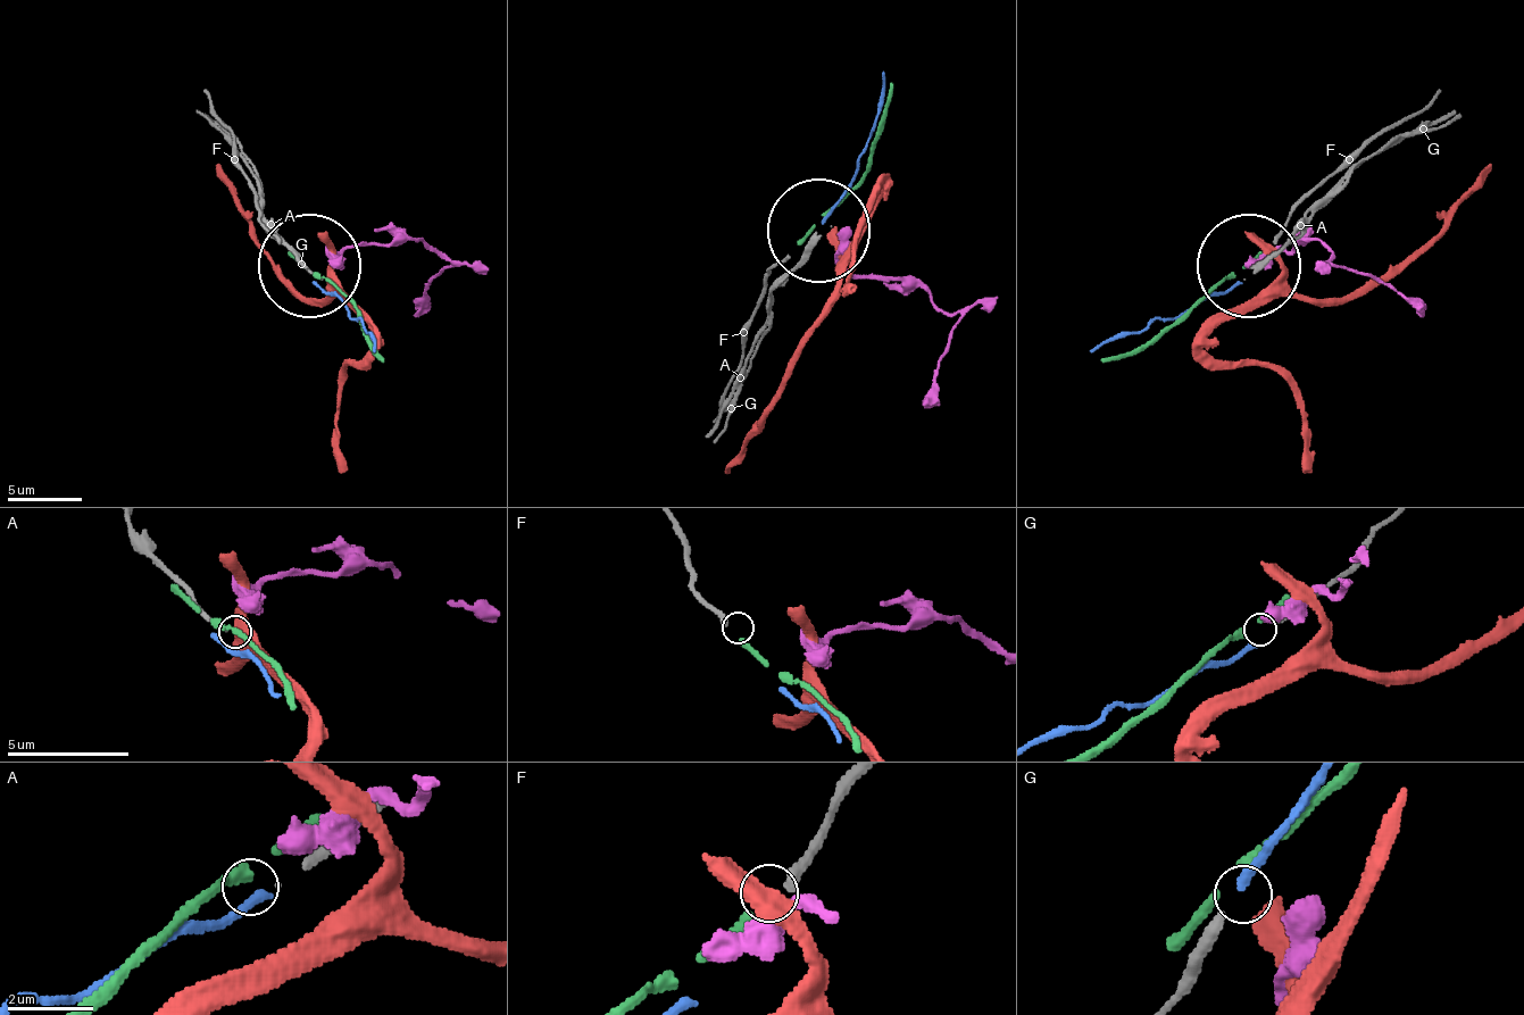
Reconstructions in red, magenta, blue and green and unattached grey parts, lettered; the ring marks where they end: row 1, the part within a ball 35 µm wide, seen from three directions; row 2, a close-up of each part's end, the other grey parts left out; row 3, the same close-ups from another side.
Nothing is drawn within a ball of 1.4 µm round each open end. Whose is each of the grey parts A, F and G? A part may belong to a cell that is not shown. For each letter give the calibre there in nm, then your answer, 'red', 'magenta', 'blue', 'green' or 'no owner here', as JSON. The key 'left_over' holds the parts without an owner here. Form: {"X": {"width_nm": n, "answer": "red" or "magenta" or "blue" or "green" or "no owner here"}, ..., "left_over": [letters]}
{"A": {"width_nm": 40, "answer": "no owner here"}, "F": {"width_nm": 240, "answer": "green"}, "G": {"width_nm": 280, "answer": "no owner here"}, "left_over": ["A", "G"]}

